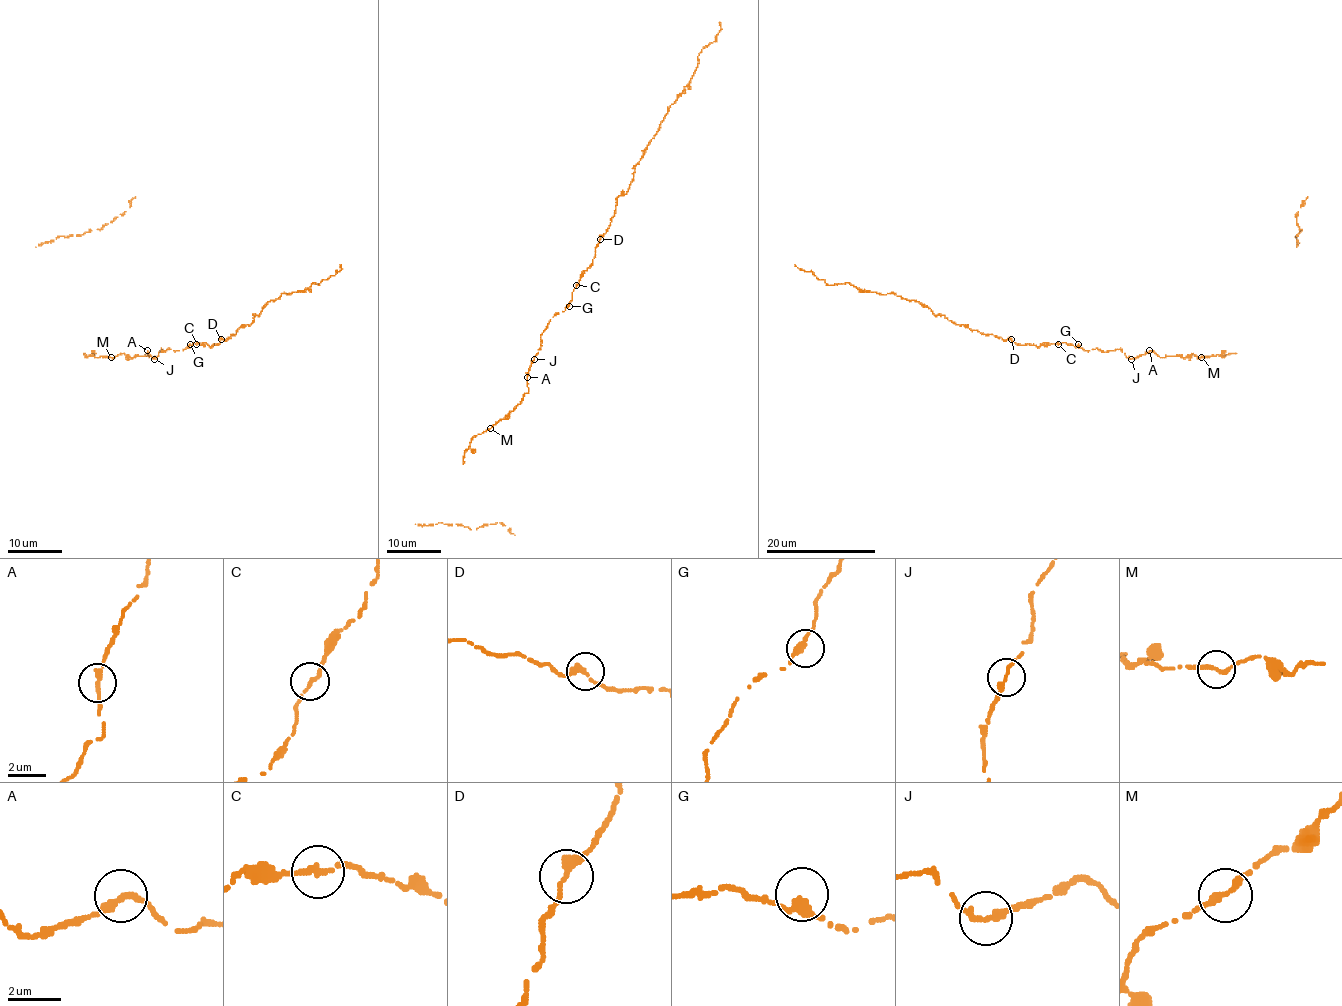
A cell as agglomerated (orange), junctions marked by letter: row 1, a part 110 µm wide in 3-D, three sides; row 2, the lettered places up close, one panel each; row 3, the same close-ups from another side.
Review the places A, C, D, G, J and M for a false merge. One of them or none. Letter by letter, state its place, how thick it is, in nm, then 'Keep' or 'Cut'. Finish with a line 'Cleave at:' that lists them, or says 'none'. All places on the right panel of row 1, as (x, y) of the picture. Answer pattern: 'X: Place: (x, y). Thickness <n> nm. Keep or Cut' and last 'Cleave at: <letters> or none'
A: Place: (1149, 350). Thickness 260 nm. Keep
C: Place: (1058, 344). Thickness 240 nm. Keep
D: Place: (1011, 339). Thickness 280 nm. Keep
G: Place: (1078, 344). Thickness 280 nm. Keep
J: Place: (1131, 359). Thickness 240 nm. Keep
M: Place: (1201, 357). Thickness 240 nm. Keep
Cleave at: none

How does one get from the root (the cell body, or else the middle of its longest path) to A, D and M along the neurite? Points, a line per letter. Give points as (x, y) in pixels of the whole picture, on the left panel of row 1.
A: (173, 350), (168, 348), (162, 352), (161, 349), (154, 359), (147, 350)
D: (173, 350), (183, 350), (192, 342), (211, 346), (221, 340)
M: (173, 350), (161, 349), (154, 359), (147, 350), (149, 357), (127, 357), (123, 353), (111, 357)

